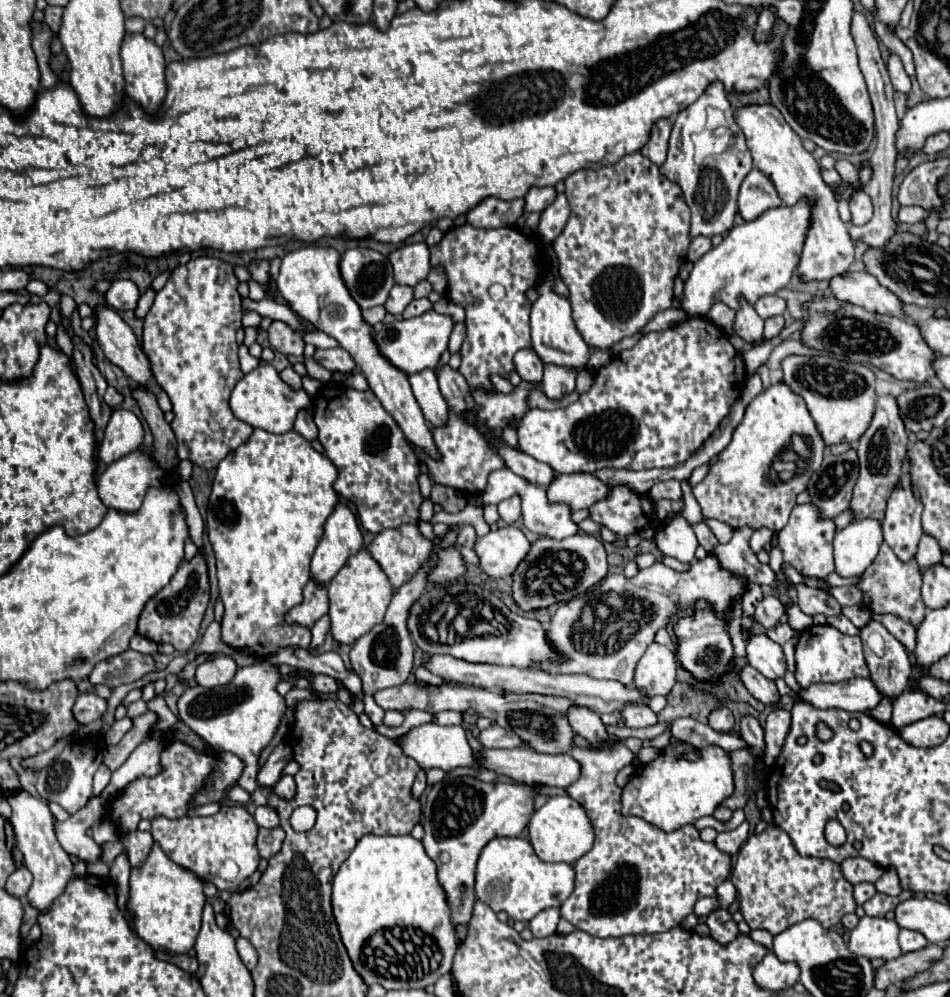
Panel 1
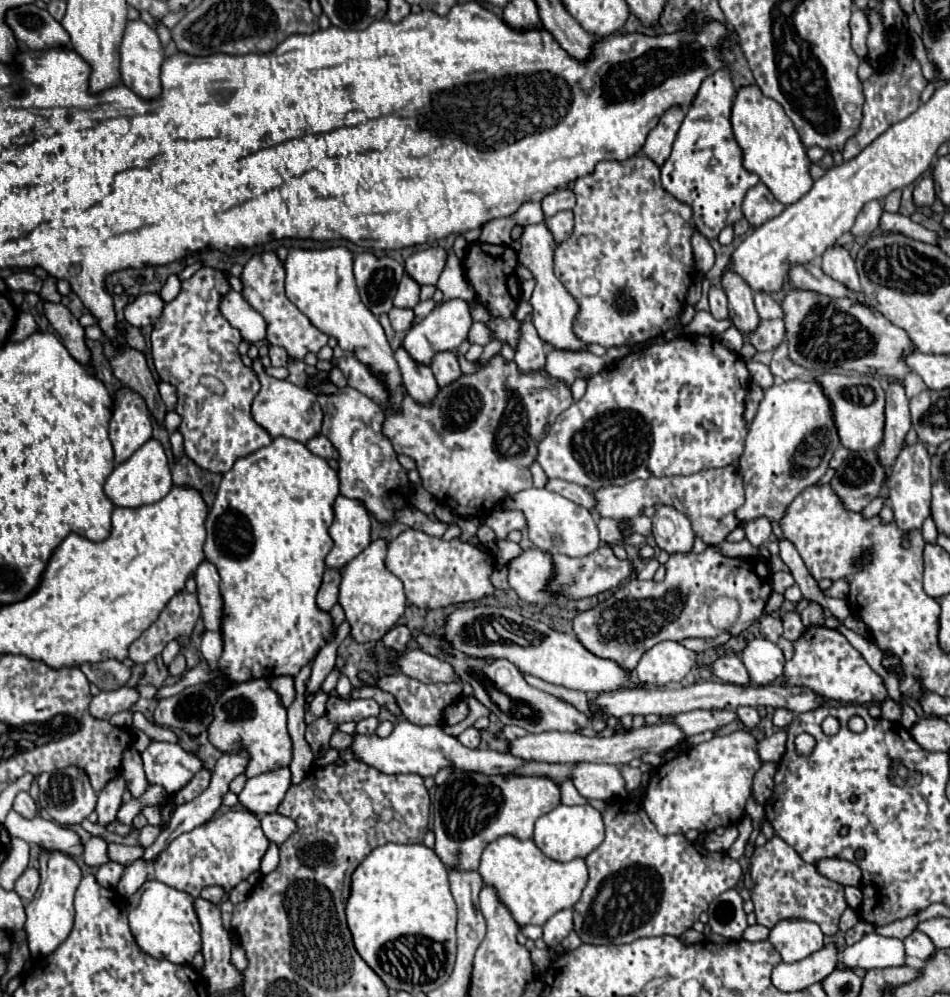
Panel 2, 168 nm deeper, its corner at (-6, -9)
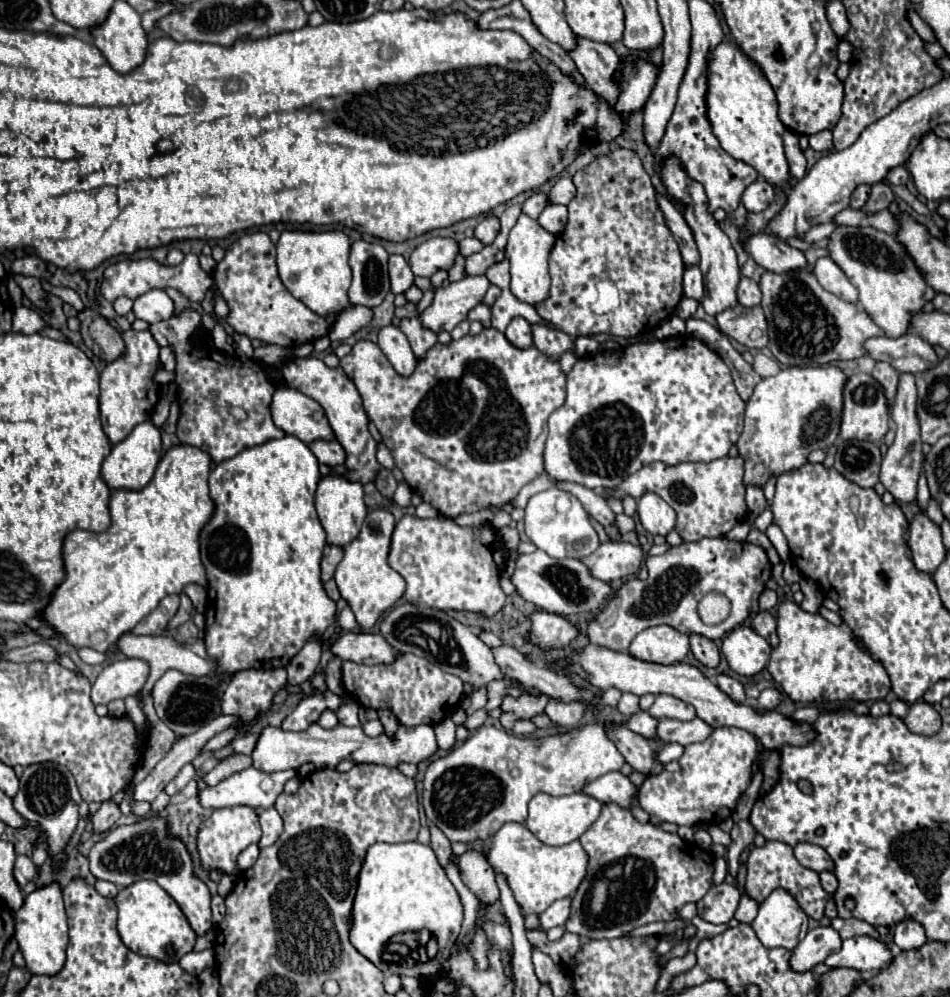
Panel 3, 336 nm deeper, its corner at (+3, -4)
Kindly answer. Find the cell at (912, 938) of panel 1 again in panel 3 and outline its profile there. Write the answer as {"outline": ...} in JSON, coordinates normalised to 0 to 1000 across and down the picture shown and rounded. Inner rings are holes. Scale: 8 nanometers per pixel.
{"outline":[[[949,923],[949,925],[945,925],[943,933],[941,933],[941,947],[947,953],[968,951],[971,947],[975,947],[973,931],[964,923]]]}

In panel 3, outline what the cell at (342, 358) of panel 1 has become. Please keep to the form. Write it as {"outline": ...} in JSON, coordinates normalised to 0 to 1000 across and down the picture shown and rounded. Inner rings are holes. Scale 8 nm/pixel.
{"outline":[[[509,329],[503,337],[488,337],[478,341],[474,347],[459,345],[459,349],[440,363],[429,381],[417,375],[408,359],[394,343],[379,341],[371,347],[371,353],[358,361],[358,369],[375,385],[387,419],[402,435],[402,441],[413,453],[429,487],[465,518],[480,520],[514,508],[531,508],[543,499],[552,485],[573,473],[571,451],[577,435],[575,421],[596,401],[596,377],[592,375],[587,363],[579,363],[562,347],[545,351],[528,333]],[[509,411],[512,433],[505,433]],[[509,435],[512,453],[505,451]]]}

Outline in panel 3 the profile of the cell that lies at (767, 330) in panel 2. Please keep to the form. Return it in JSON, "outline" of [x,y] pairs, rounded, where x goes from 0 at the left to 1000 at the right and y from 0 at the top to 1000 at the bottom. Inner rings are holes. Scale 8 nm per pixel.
{"outline":[[[775,305],[775,309],[754,315],[754,323],[764,337],[783,345],[787,351],[800,351],[808,345],[808,325],[800,307],[783,309]]]}

